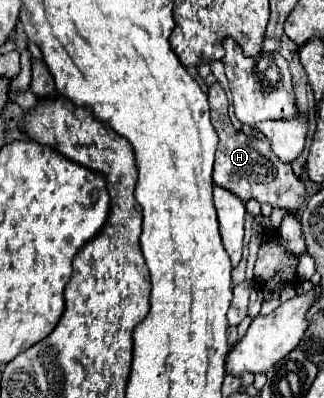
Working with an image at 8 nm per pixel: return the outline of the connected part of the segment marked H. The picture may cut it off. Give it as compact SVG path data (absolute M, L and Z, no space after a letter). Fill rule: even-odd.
M215 82L209 88L207 98L211 104L211 124L219 136L219 146L217 146L217 156L215 156L215 172L213 172L215 184L219 184L225 190L231 190L243 202L255 198L261 204L285 208L287 212L299 212L299 208L305 200L305 186L293 174L291 164L281 162L273 154L271 142L267 138L251 138L233 128L229 114L227 114L227 96L219 82Z

